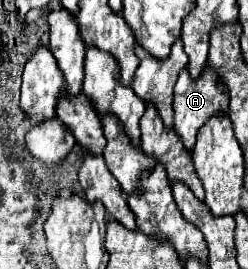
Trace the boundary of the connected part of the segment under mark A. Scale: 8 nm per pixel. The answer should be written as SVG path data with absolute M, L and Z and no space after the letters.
M204 67L204 73L200 73L198 81L192 81L188 69L180 71L178 83L174 87L174 129L182 137L182 143L186 149L192 149L196 143L198 129L218 113L228 113L228 93L224 93L224 85L216 81L216 73L212 69Z

